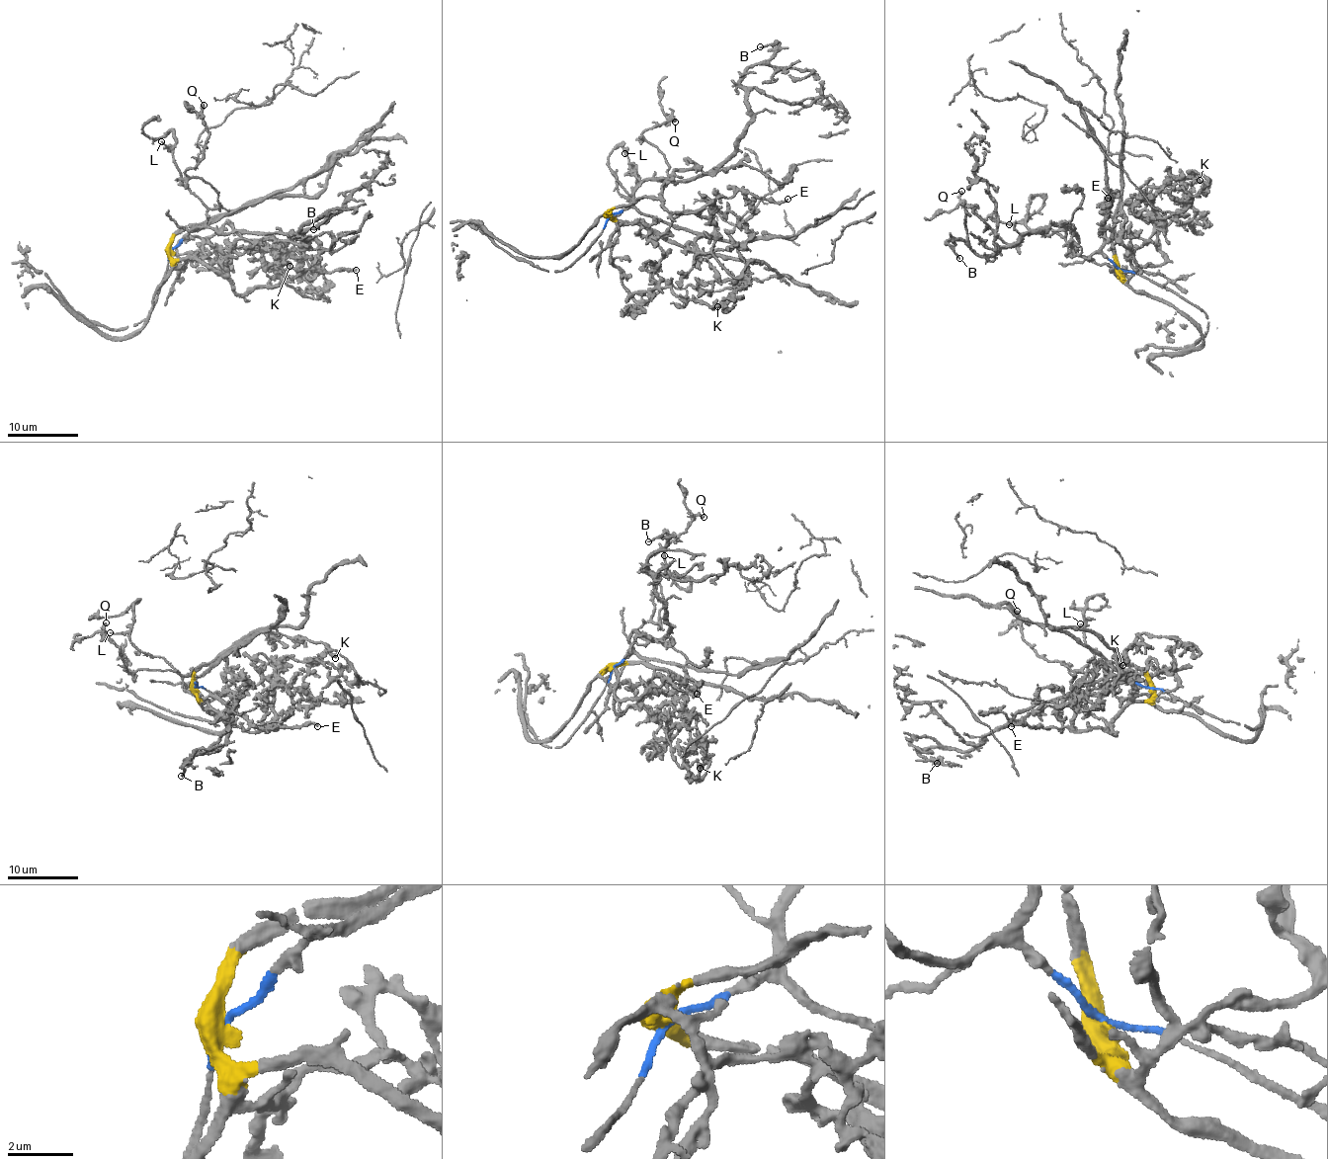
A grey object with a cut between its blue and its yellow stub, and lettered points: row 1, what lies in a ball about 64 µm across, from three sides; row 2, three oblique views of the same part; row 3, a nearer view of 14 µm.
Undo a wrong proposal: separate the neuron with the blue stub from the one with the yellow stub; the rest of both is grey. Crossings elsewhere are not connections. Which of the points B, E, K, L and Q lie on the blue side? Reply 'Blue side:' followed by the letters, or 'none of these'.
Blue side: B, L, Q

